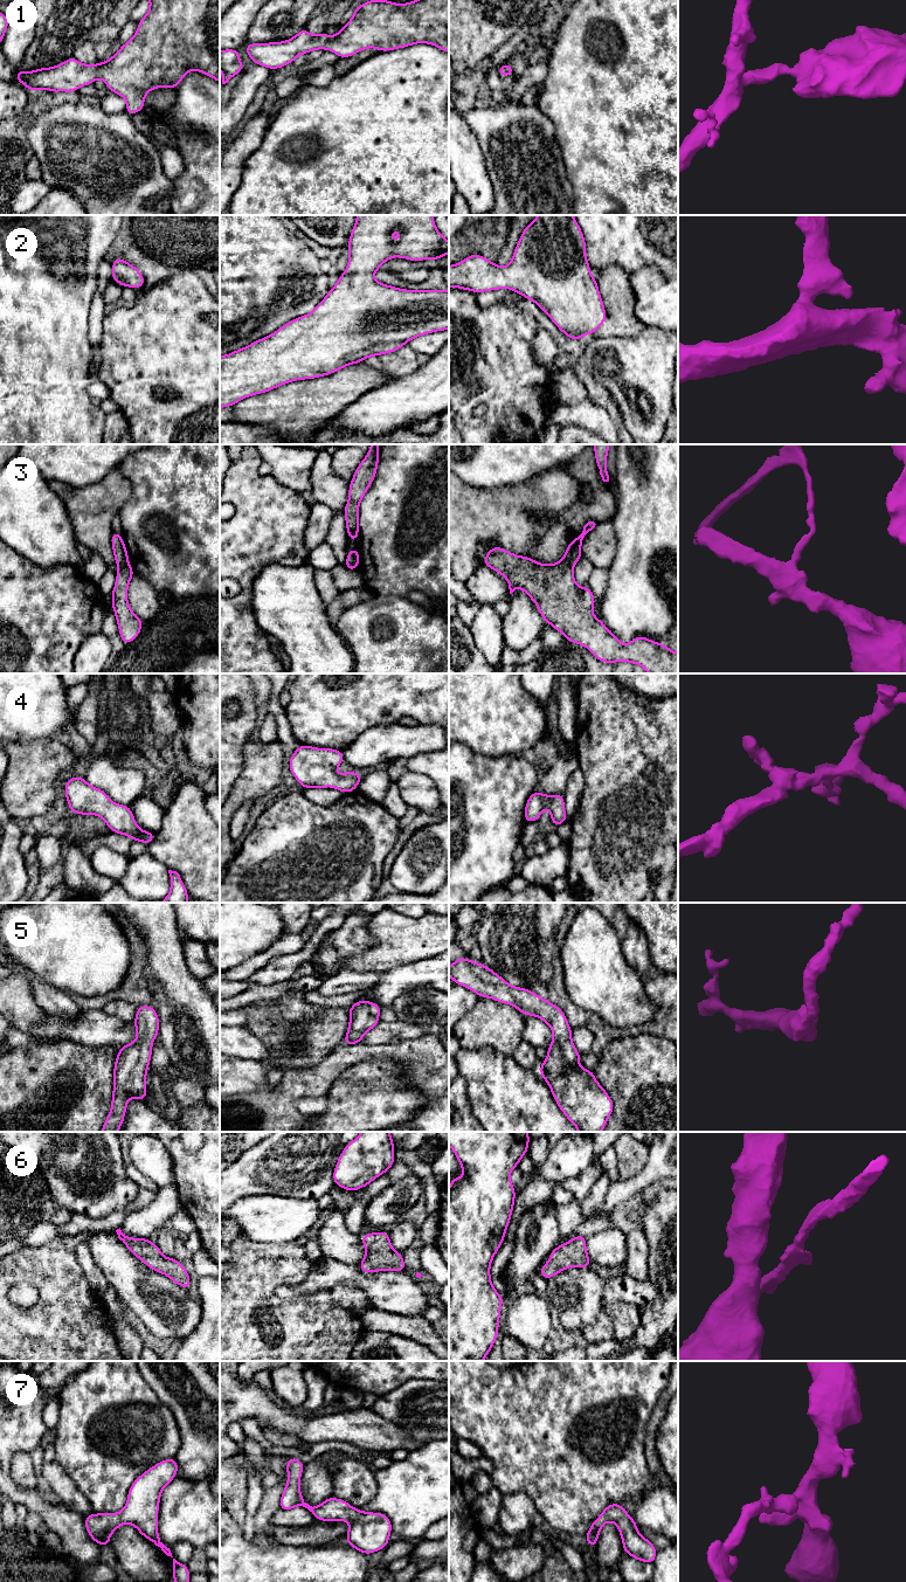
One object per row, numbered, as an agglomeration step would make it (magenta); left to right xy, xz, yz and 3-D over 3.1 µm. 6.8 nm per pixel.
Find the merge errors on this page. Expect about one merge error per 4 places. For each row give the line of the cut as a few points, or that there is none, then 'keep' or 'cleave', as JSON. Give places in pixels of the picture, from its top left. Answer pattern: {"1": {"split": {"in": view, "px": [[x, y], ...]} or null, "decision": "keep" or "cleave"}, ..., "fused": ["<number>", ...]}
{"1": {"split": null, "decision": "keep"}, "2": {"split": null, "decision": "keep"}, "3": {"split": {"in": "xy", "px": [[128, 562], [118, 566]]}, "decision": "cleave"}, "4": {"split": null, "decision": "keep"}, "5": {"split": null, "decision": "keep"}, "6": {"split": null, "decision": "keep"}, "7": {"split": null, "decision": "keep"}, "fused": ["3"]}

